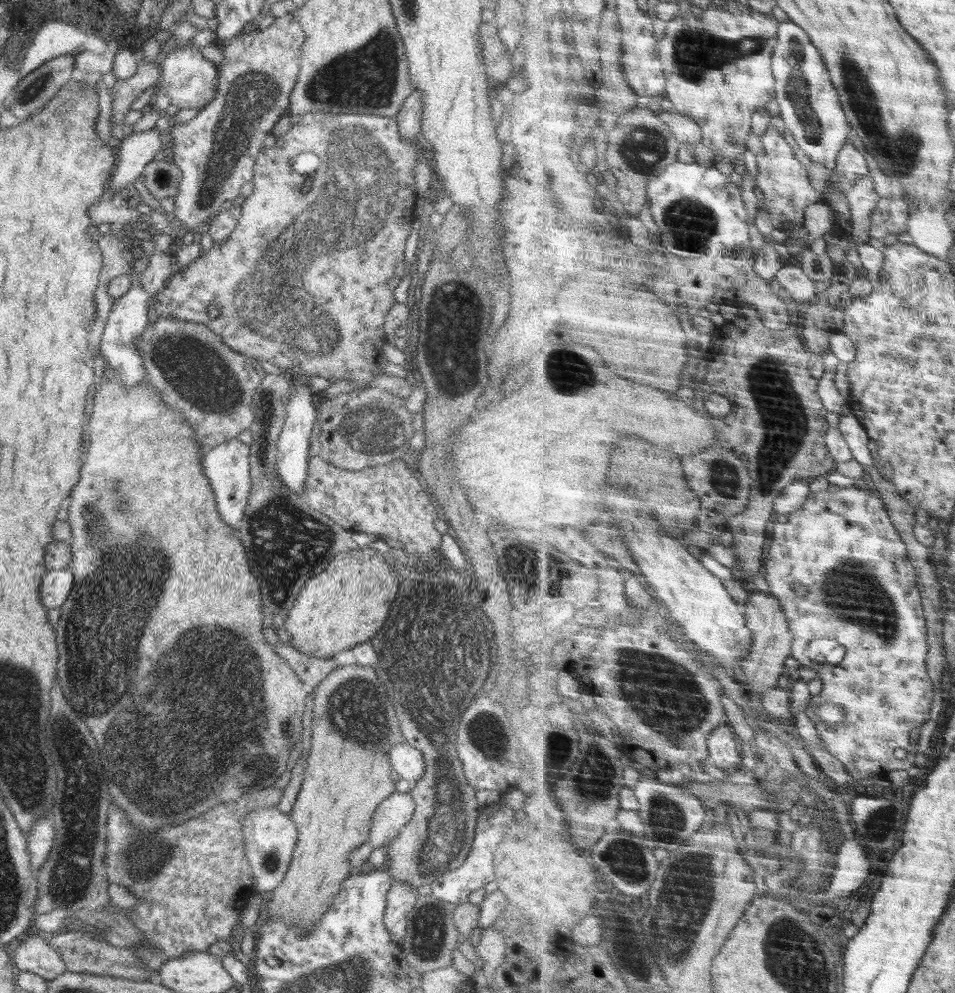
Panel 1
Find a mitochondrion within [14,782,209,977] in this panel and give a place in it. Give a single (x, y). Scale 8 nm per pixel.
(150, 855)

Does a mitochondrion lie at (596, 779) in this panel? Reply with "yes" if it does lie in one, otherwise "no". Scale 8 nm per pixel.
yes

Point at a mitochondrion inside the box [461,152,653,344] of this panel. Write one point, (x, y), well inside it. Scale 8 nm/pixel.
(551, 176)

